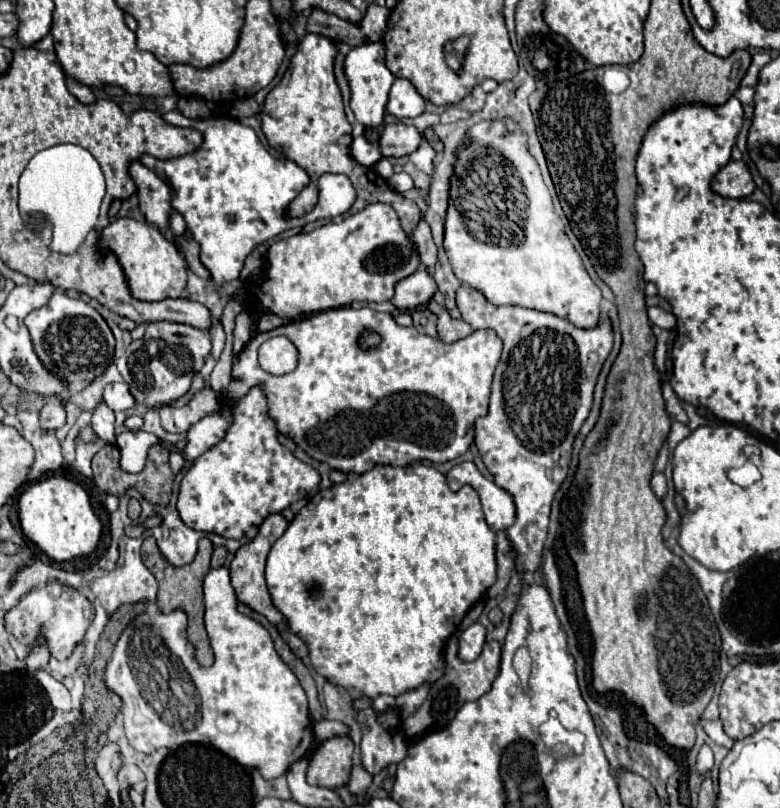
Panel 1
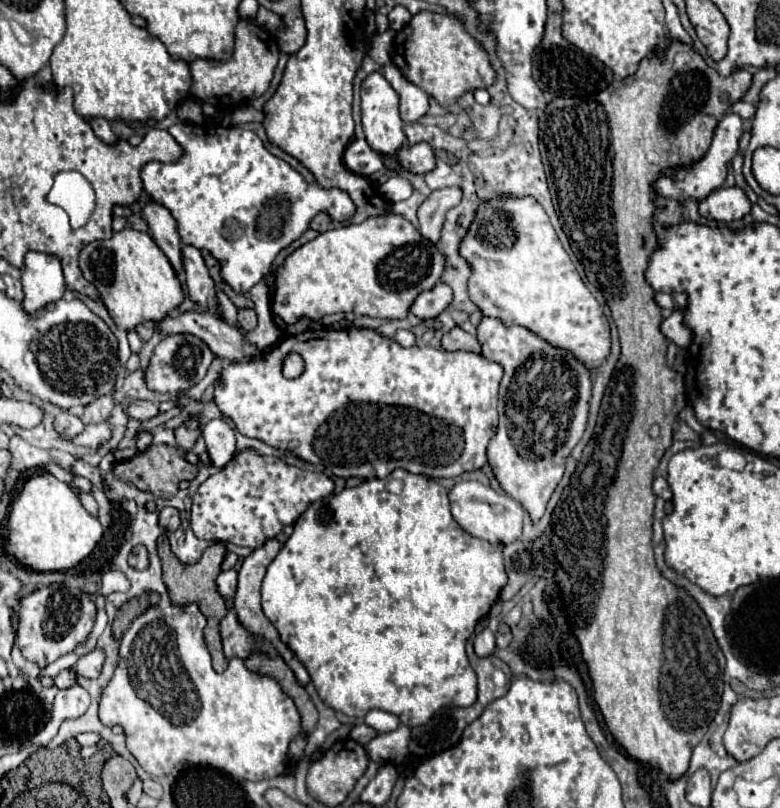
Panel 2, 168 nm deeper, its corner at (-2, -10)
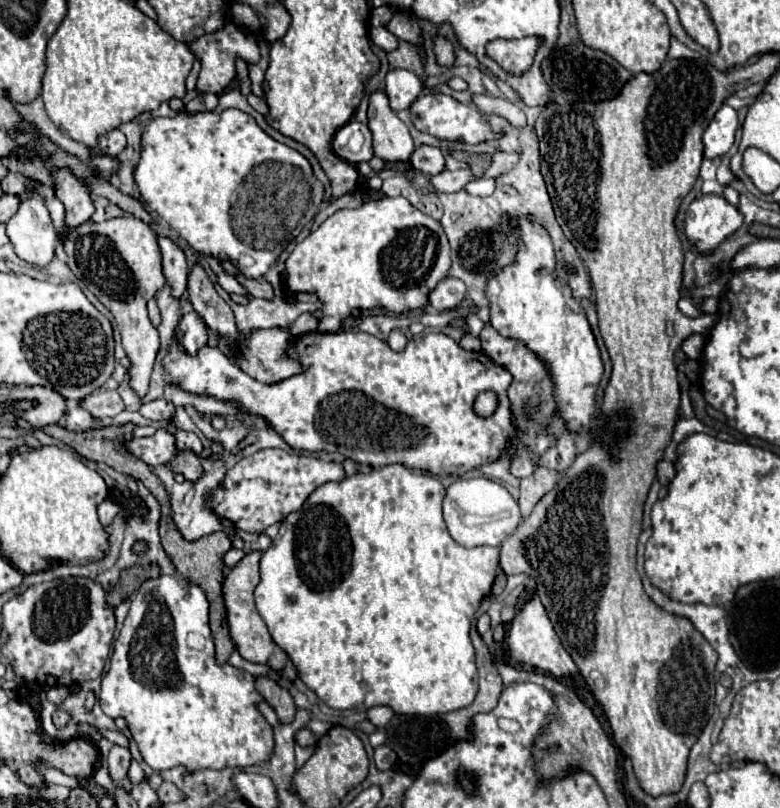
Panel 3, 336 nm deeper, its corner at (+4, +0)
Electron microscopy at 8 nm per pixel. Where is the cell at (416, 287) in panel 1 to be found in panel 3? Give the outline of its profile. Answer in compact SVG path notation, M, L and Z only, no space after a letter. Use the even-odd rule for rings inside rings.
M447 277L445 281L439 281L437 287L429 293L429 305L433 305L437 311L447 311L453 309L463 297L465 283L457 281L455 277Z

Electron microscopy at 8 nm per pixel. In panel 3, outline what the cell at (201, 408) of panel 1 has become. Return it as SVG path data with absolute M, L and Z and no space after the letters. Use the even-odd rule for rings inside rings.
M191 449L177 451L177 455L169 461L169 467L171 467L173 473L181 473L189 481L199 479L201 473L203 473L203 467L199 463L199 457Z

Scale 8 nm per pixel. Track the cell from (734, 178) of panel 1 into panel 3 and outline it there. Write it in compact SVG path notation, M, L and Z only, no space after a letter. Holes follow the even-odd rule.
M709 193L687 207L685 235L701 253L713 251L725 237L743 225L741 211L723 195Z

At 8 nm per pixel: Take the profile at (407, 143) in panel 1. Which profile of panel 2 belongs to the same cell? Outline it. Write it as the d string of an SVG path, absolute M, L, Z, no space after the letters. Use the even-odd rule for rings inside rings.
M429 143L405 145L403 151L399 151L399 161L403 169L415 175L425 175L435 169L435 153Z

